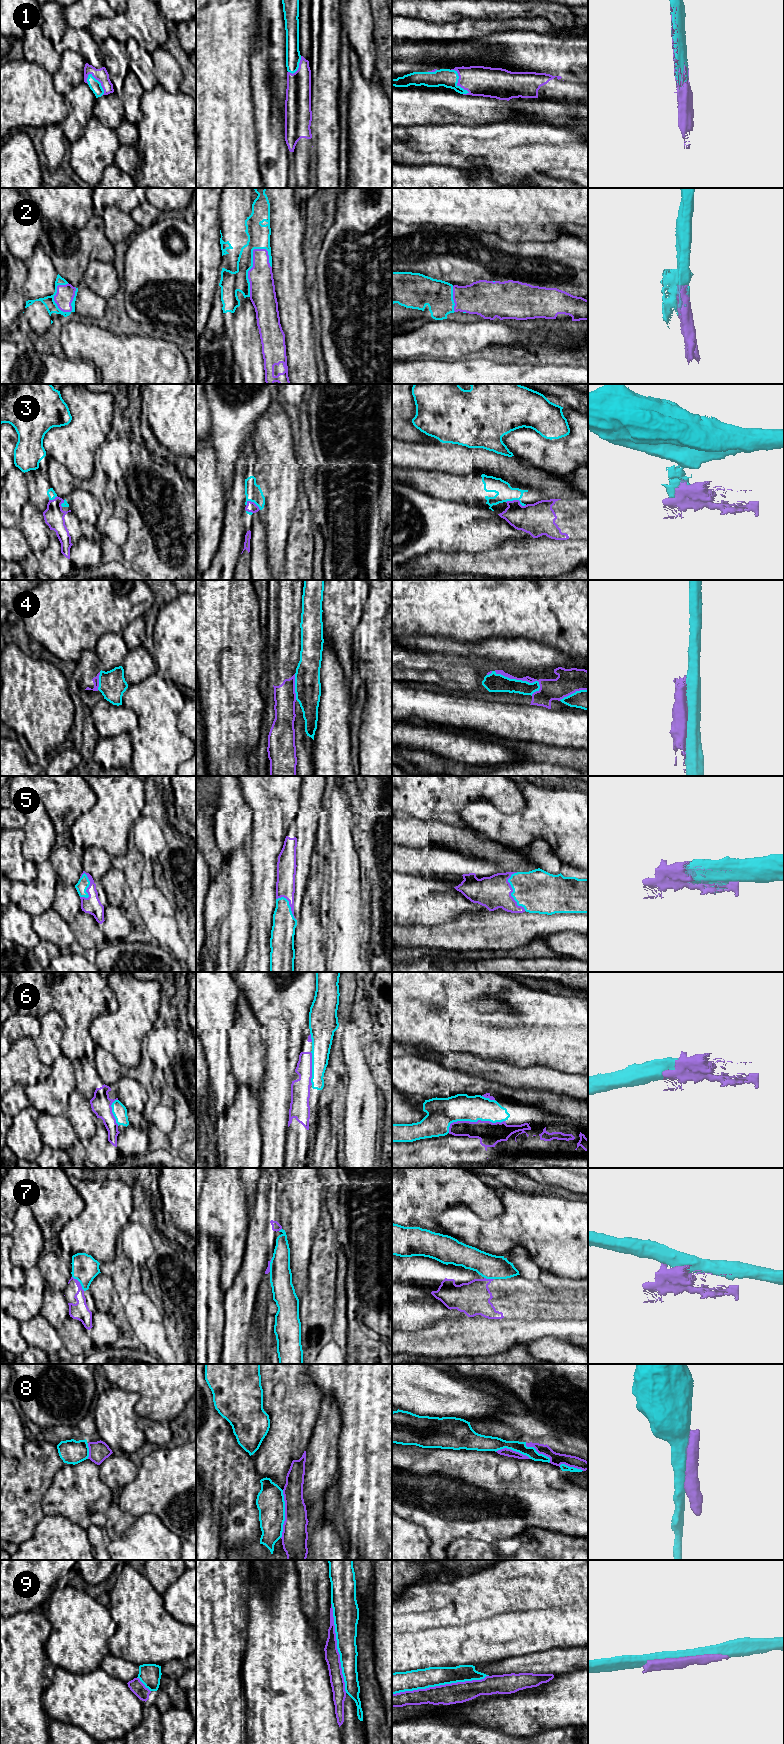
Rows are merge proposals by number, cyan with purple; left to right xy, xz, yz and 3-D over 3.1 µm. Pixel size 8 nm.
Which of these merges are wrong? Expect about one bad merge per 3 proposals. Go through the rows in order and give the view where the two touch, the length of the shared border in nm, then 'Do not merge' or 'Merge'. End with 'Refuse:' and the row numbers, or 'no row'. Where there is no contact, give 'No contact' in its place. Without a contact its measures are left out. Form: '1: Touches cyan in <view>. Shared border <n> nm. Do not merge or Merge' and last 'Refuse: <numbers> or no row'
1: Touches cyan in yz. Shared border 240 nm. Merge
2: Touches cyan in xz. Shared border 420 nm. Merge
3: Touches cyan in yz. Shared border 160 nm. Do not merge
4: Touches cyan in yz. Shared border 400 nm. Do not merge
5: Touches cyan in yz. Shared border 320 nm. Merge
6: Touches cyan in yz. Shared border 460 nm. Merge
7: Touches cyan in xy. Shared border 160 nm. Do not merge
8: Touches cyan in xz. Shared border 380 nm. Do not merge
9: Touches cyan in yz. Shared border 800 nm. Do not merge
Refuse: 3, 4, 7, 8, 9

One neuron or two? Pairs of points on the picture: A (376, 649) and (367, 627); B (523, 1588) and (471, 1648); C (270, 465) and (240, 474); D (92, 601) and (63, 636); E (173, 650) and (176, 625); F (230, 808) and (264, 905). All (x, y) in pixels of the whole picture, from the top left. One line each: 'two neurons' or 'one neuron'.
A: one neuron
B: one neuron
C: two neurons
D: one neuron
E: one neuron
F: two neurons

